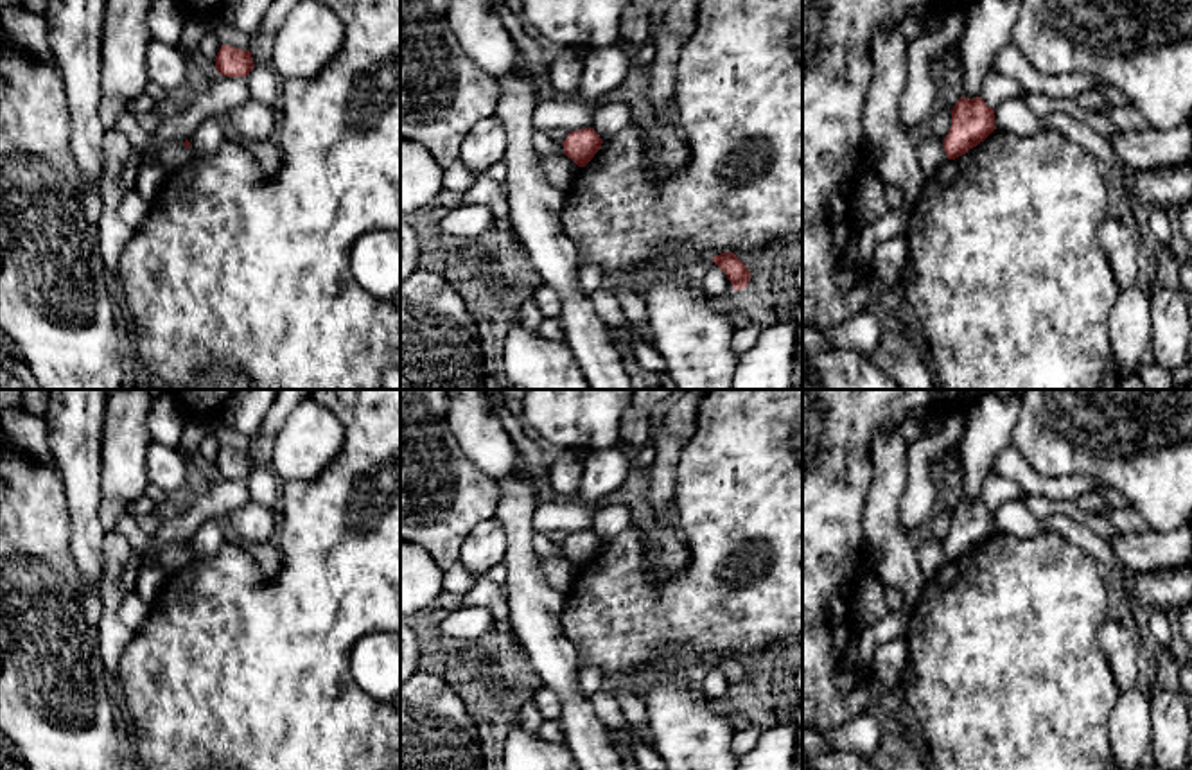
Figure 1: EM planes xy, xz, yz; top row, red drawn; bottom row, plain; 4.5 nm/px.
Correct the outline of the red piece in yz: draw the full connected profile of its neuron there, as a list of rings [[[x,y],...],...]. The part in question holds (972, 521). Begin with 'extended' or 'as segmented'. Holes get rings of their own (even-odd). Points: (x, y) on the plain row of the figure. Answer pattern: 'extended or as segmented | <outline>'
as segmented | [[[960,499],[951,512],[951,529],[942,542],[948,562],[966,556],[995,531],[995,512],[989,510],[982,499]]]

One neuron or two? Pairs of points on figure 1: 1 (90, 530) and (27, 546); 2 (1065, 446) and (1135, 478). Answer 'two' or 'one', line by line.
1: two
2: one

